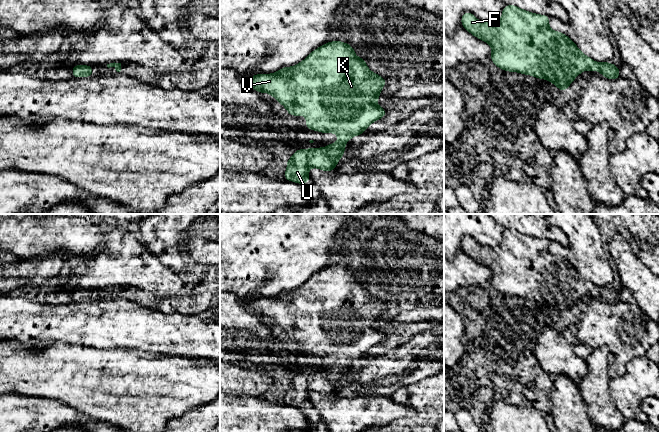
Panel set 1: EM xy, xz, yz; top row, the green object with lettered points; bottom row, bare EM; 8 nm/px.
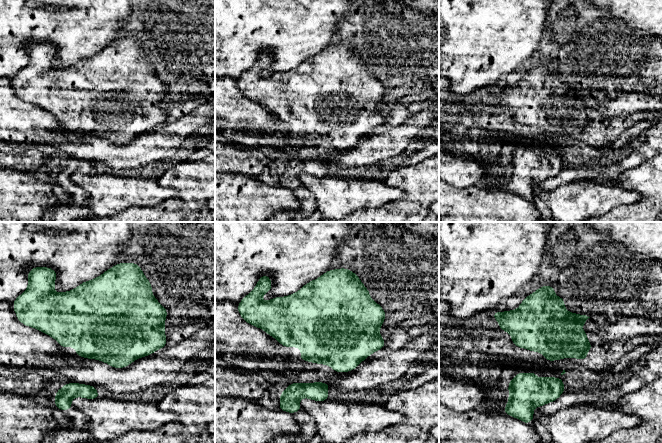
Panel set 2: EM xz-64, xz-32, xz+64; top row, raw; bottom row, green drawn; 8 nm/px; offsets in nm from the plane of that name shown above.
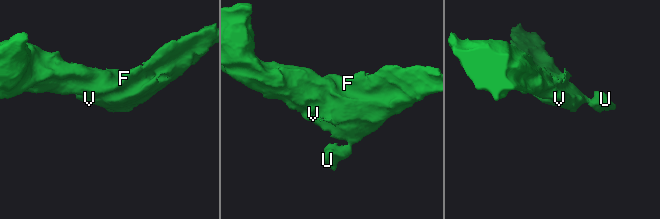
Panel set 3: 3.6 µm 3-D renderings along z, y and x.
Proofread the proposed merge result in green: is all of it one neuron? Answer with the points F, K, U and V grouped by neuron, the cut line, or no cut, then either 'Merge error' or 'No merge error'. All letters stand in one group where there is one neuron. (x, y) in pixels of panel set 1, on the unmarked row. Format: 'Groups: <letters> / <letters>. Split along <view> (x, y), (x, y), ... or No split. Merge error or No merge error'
Groups: F K U V. No split. No merge error

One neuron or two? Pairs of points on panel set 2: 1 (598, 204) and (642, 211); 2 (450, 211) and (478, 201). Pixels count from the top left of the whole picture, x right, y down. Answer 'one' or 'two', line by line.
1: two
2: one

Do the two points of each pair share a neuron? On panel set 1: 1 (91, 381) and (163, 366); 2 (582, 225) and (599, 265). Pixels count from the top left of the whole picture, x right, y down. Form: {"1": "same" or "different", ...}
{"1": "same", "2": "same"}

